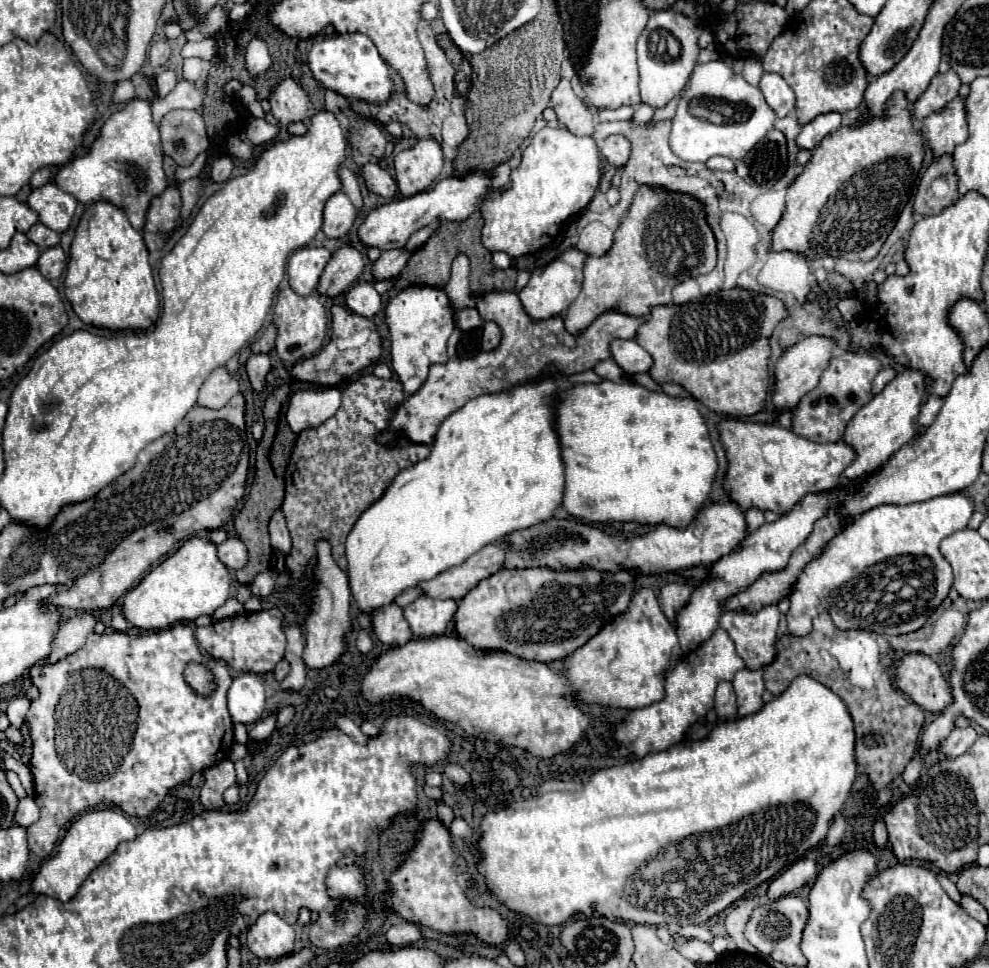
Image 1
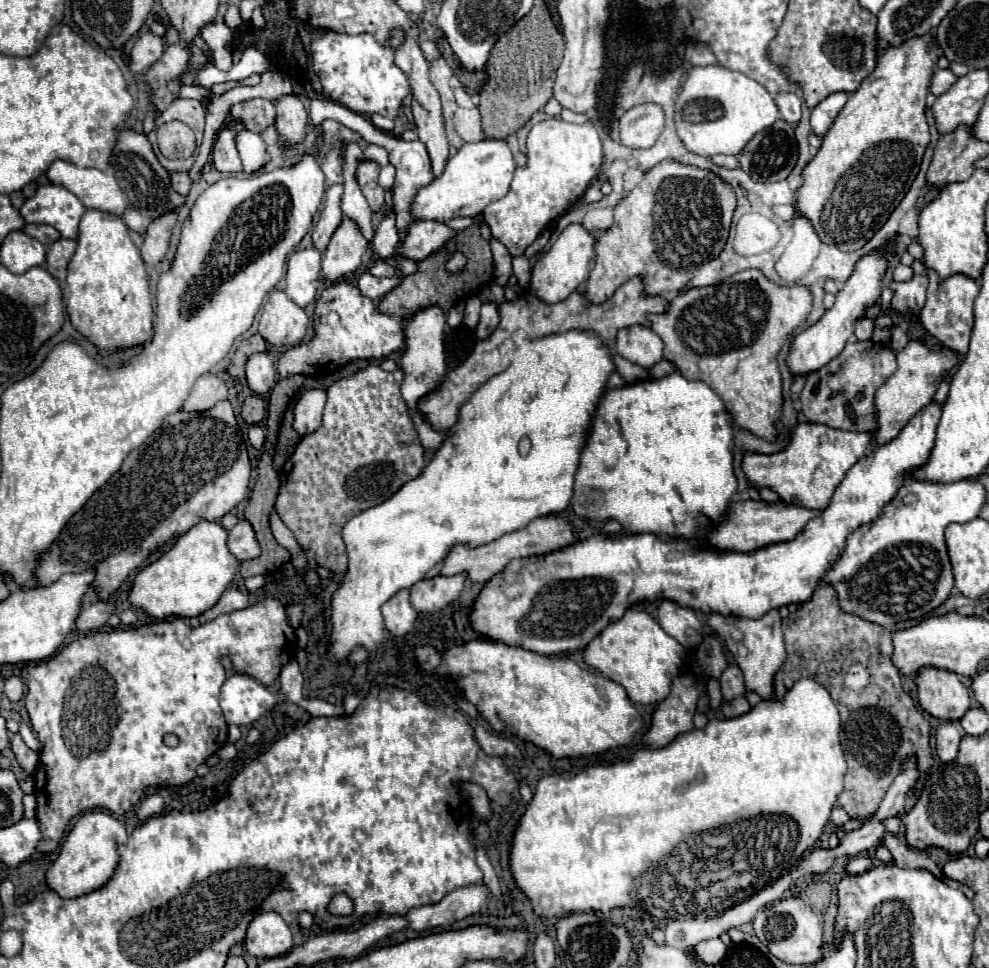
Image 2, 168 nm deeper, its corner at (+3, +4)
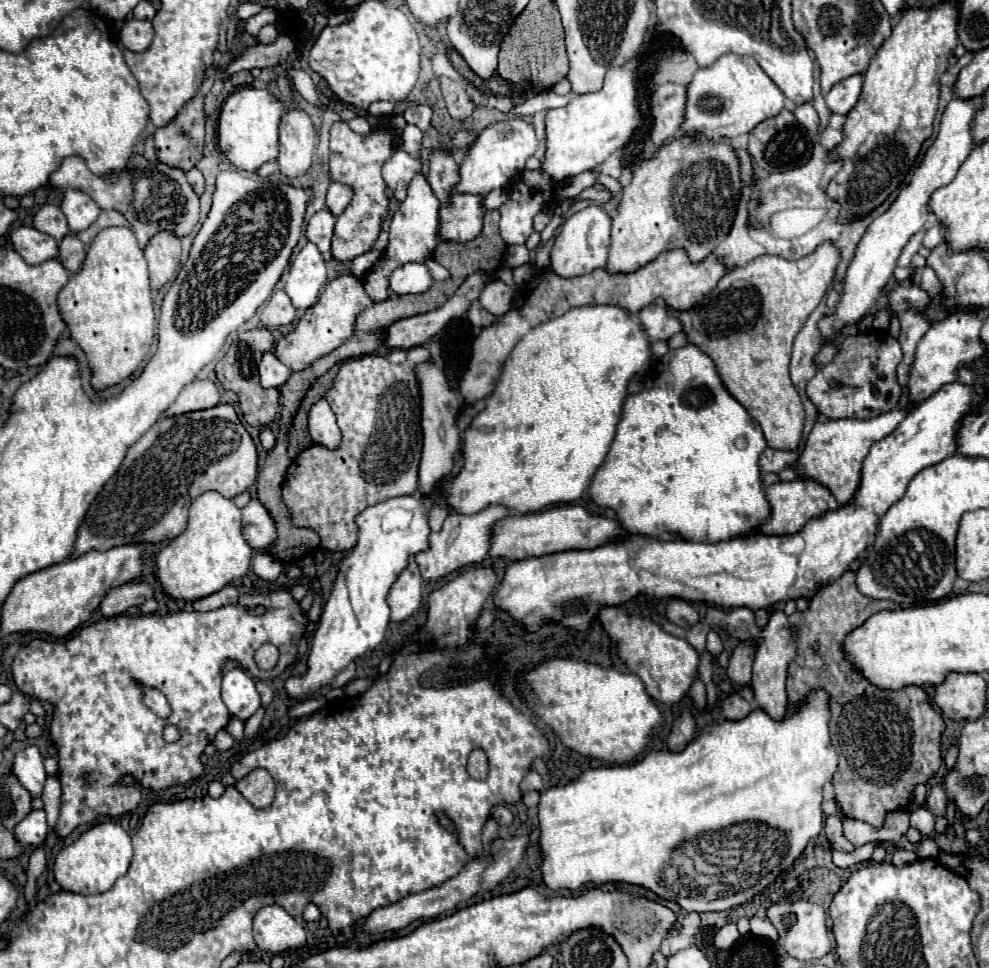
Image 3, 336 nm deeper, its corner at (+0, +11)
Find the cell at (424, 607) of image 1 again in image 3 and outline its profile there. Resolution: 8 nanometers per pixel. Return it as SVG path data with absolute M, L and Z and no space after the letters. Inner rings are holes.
M489 506L481 514L471 514L471 516L451 512L443 522L441 532L433 532L431 548L425 550L425 554L417 554L417 558L415 558L423 580L441 582L445 576L449 576L451 572L455 572L463 566L469 566L473 562L483 562L487 556L487 550L489 550L491 526L493 526L493 522L497 522L505 516L507 516L505 506Z

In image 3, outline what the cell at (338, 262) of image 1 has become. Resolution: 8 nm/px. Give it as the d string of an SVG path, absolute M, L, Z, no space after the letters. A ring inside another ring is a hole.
M335 122L331 126L331 156L329 156L331 180L349 184L355 190L351 204L345 208L341 216L337 216L337 222L335 222L331 254L339 262L351 262L353 258L367 252L381 230L383 218L387 214L387 204L389 204L389 198L385 194L387 186L385 186L385 180L381 178L381 166L391 158L395 150L393 144L395 144L395 138L387 130L375 130L367 136L361 136L361 134L355 134L347 126L347 122Z

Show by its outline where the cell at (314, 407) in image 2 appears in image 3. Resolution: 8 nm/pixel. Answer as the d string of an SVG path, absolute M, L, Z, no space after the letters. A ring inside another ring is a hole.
M325 398L317 400L309 410L309 434L313 442L321 442L323 446L329 446L329 448L337 448L337 442L341 440L335 414L331 412Z

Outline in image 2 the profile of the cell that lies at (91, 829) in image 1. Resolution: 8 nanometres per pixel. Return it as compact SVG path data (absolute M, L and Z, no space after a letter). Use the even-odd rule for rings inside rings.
M106 811L84 813L72 827L70 835L64 839L60 855L46 873L48 887L54 889L62 899L82 897L92 893L94 889L100 889L114 875L114 869L120 861L118 845L124 845L126 837L128 837L126 827L110 813Z

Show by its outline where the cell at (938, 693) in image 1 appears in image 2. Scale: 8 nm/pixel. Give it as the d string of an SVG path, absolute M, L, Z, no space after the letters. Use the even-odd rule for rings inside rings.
M924 667L914 679L920 707L942 721L960 721L970 709L970 689L952 671Z

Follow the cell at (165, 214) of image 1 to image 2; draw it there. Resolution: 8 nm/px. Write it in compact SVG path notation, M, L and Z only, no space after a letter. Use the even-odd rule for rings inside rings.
M170 211L162 217L158 217L150 227L148 227L148 233L146 233L146 239L140 247L140 253L142 253L142 259L146 265L158 265L164 255L168 253L168 247L170 247L170 235L172 235L172 229L176 225L176 211Z

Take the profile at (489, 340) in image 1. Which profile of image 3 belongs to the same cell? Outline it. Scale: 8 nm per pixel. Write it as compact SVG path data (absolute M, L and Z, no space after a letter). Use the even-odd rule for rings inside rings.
M493 280L481 292L479 302L493 316L503 316L505 312L509 312L511 304L513 304L513 294L515 294L515 290L511 286L507 286L501 280Z

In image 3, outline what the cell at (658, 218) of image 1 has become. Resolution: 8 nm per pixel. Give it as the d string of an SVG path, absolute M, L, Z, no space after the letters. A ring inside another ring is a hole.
M683 136L679 140L663 144L653 160L645 160L635 168L631 182L621 190L621 202L617 208L617 216L613 218L611 248L605 270L609 274L629 274L655 260L661 252L669 252L675 248L683 248L693 264L703 262L729 234L739 196L739 160L729 142L695 144L689 136Z

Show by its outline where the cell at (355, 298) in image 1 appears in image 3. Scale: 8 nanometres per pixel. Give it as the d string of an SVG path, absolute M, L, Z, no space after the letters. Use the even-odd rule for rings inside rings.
M403 264L391 272L389 290L395 294L421 294L431 282L431 274L423 264Z

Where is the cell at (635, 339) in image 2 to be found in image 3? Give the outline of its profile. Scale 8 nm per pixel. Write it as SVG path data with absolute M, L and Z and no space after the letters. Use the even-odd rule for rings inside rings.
M655 302L645 306L637 314L637 322L643 326L649 342L659 342L659 340L669 340L677 332L681 332L681 324L677 318L671 314L671 310L665 308L663 302Z

